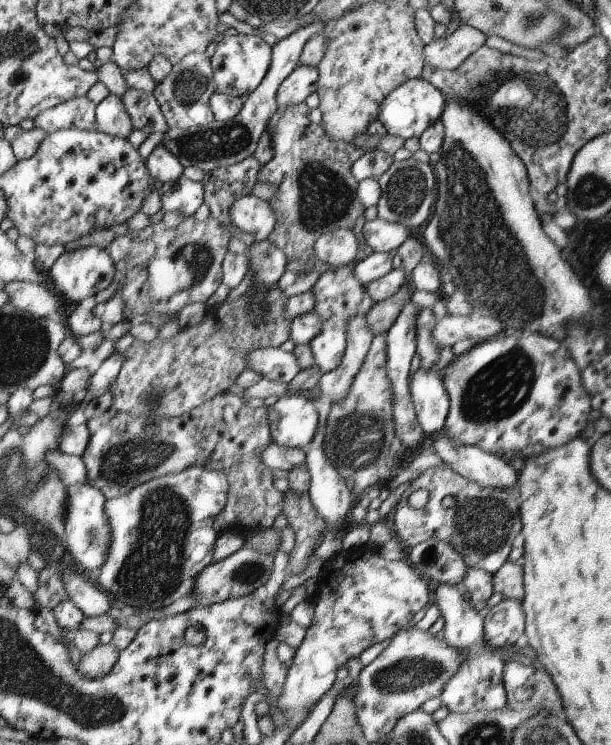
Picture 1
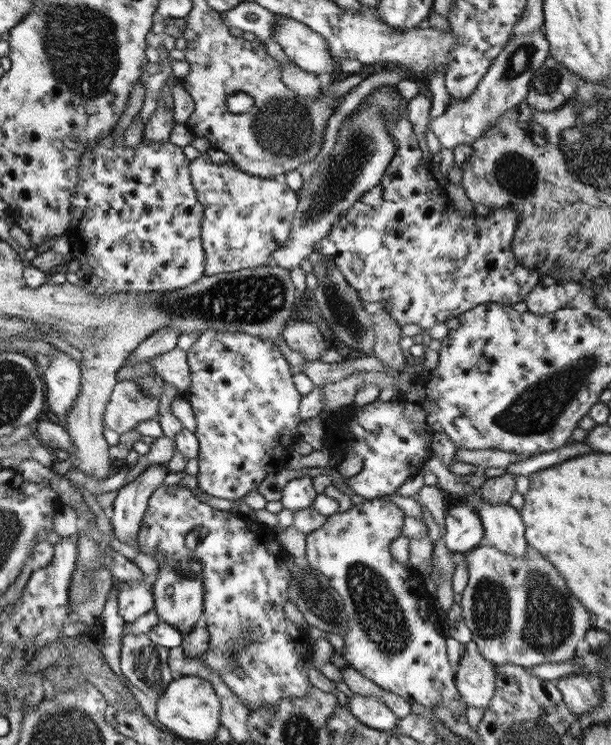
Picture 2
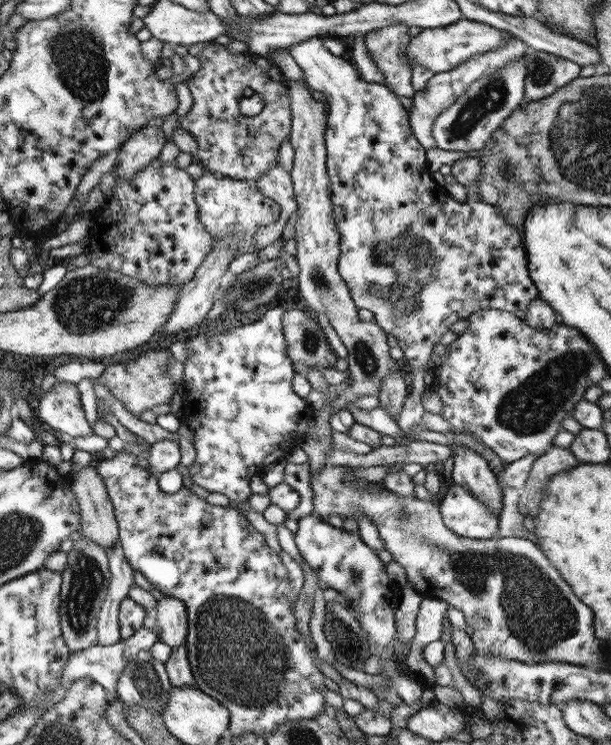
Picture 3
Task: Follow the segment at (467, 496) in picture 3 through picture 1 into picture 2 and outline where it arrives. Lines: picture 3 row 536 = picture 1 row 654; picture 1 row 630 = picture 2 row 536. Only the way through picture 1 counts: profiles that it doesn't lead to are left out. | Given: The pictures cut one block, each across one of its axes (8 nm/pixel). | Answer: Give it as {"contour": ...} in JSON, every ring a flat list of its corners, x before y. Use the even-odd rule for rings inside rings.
{"contour":[[457,500,457,503,444,511,443,542,451,553,470,551,483,543,484,530,480,518,468,504]]}

